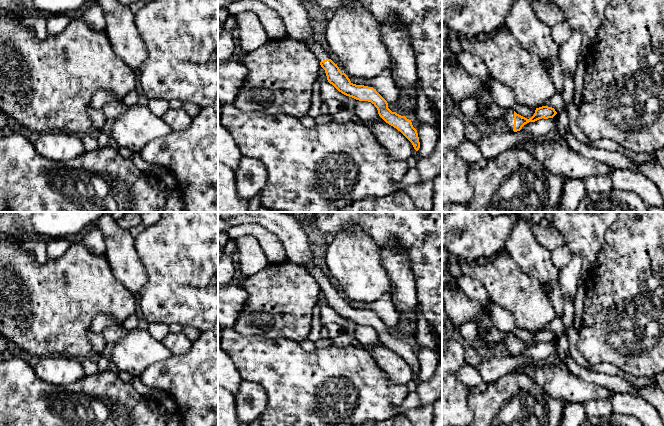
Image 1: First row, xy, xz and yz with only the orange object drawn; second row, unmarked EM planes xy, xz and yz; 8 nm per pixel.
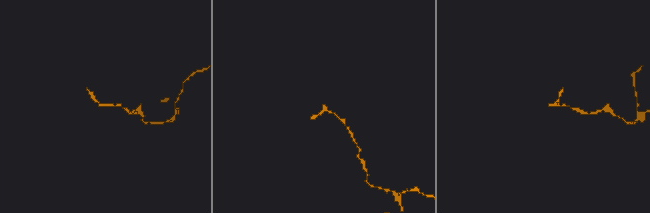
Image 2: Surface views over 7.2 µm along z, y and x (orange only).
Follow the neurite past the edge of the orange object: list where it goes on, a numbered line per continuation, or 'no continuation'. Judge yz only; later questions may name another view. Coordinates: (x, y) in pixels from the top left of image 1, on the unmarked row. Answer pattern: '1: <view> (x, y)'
1: yz (508, 343)

